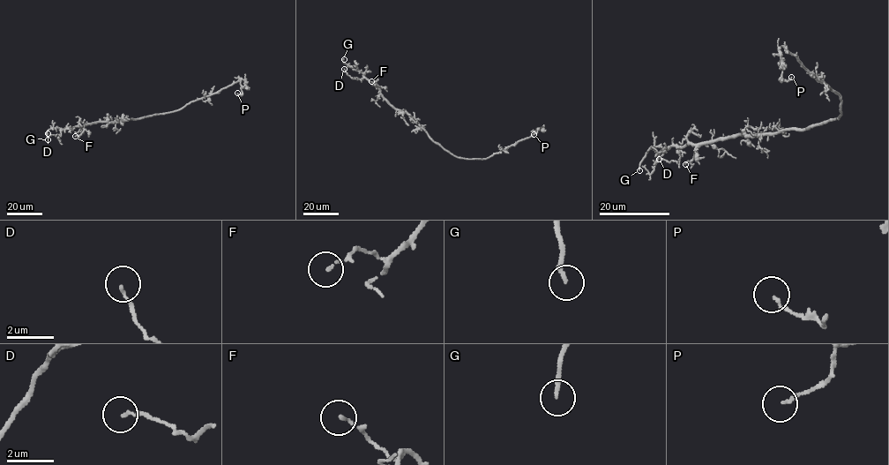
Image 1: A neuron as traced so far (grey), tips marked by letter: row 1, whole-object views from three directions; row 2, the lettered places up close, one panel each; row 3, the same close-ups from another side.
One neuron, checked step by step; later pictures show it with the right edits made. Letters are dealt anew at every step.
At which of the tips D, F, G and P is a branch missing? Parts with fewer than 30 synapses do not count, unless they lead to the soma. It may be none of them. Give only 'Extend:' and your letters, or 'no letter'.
Extend: G

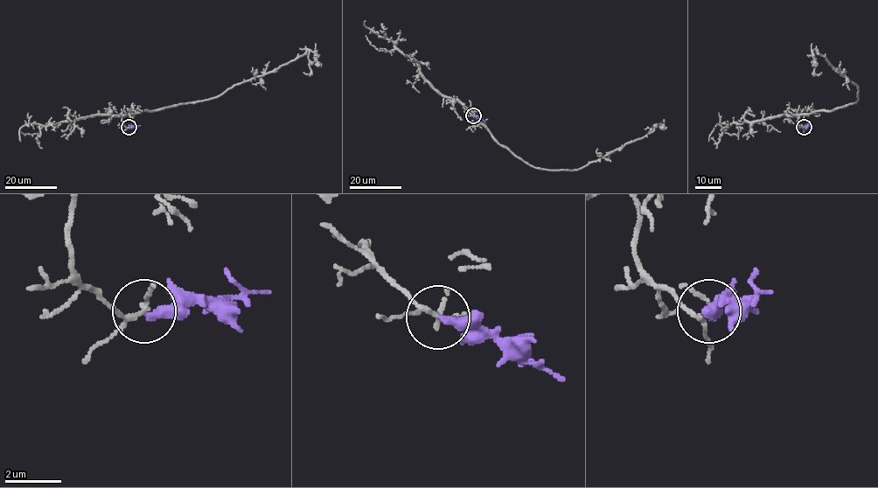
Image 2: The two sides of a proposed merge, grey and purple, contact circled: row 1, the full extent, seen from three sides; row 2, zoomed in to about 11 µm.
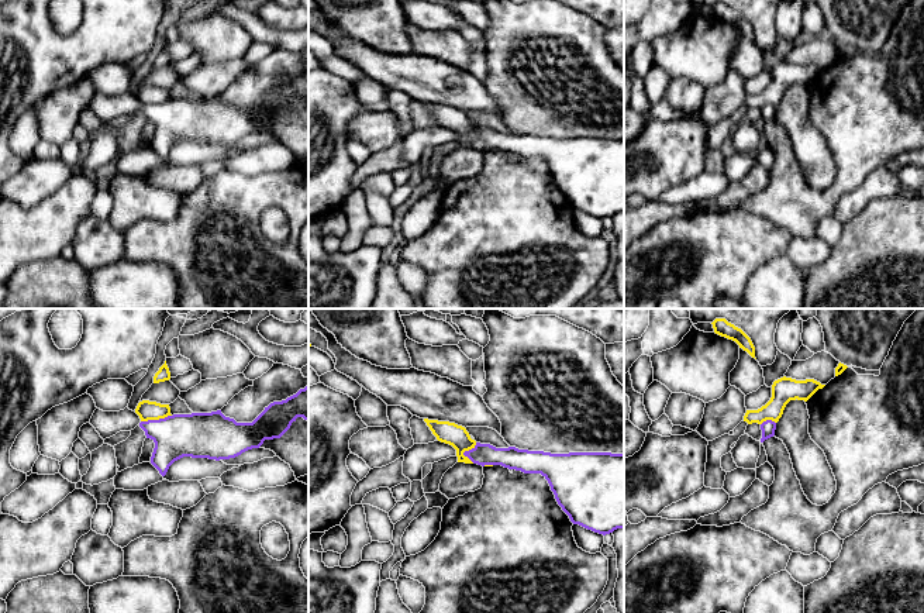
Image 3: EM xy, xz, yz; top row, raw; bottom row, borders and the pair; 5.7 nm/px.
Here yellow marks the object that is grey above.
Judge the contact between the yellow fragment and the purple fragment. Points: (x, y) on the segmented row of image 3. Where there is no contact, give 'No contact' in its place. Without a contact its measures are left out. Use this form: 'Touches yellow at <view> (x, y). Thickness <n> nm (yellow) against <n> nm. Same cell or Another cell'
Touches yellow at xy (155, 419). Thickness 110 nm (yellow) against 240 nm. Another cell

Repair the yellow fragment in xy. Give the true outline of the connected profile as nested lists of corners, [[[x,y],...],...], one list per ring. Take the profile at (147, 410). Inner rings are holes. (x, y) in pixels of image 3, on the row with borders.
[[[149,400],[139,402],[135,413],[139,416],[141,421],[159,420],[172,416],[169,404],[161,404]]]

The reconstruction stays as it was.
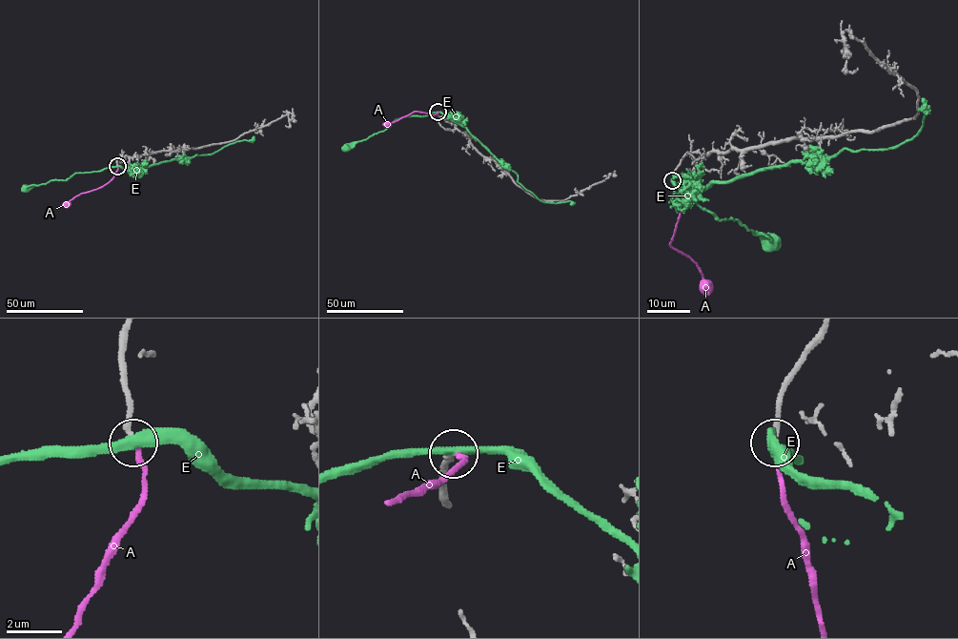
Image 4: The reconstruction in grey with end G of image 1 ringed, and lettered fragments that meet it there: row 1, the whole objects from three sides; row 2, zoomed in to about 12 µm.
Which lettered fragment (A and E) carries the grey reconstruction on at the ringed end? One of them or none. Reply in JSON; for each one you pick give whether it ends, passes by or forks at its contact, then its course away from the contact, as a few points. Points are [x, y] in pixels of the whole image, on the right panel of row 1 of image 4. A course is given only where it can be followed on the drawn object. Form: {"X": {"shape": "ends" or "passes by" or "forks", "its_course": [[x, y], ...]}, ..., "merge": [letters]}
{"A": {"shape": "ends", "its_course": [[672, 181], [680, 211], [669, 244], [697, 264], [703, 289]]}, "merge": ["A"]}

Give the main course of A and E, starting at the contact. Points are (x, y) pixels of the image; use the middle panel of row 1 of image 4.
A: (438, 113), (434, 114), (417, 111), (386, 123)
E: (438, 113), (396, 119), (385, 130), (346, 148)

